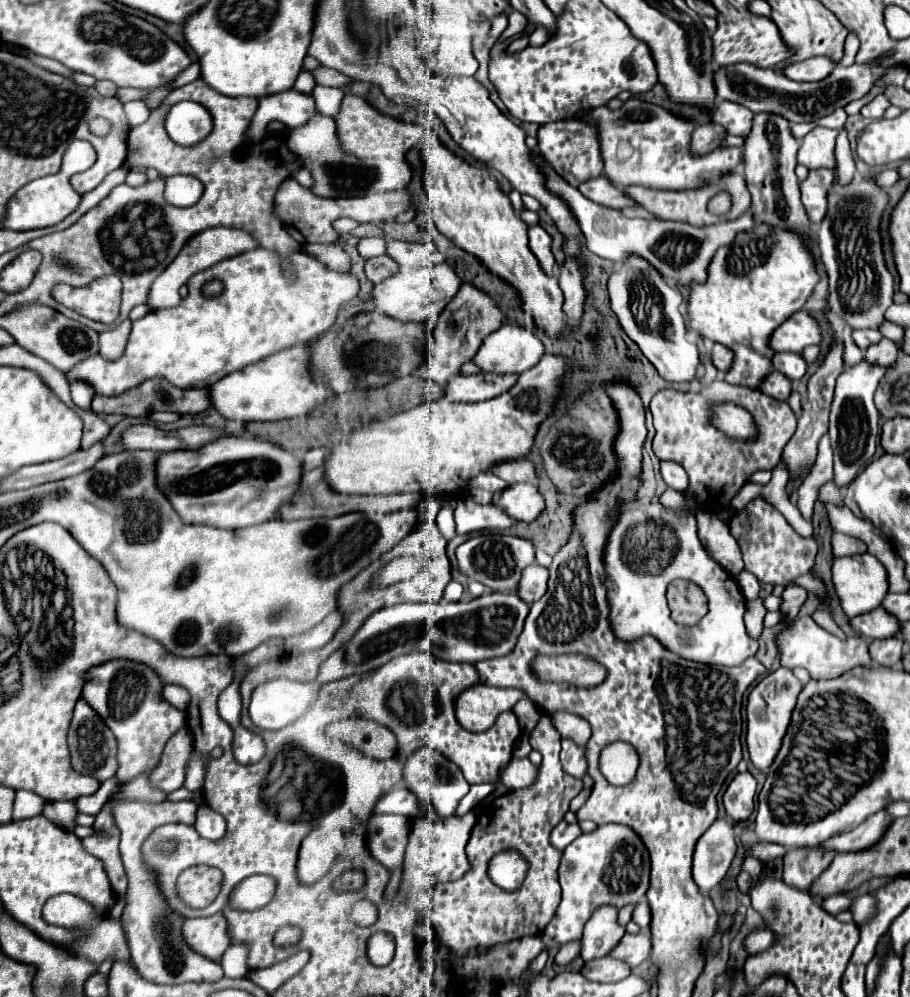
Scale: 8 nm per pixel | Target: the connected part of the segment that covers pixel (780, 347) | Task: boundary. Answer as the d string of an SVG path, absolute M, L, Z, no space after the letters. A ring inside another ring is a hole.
M795 312L789 316L769 338L769 348L779 354L779 352L801 352L809 344L819 344L821 340L821 330L817 322L805 312Z

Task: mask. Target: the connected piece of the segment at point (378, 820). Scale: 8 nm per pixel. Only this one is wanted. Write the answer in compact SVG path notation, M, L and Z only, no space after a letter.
M373 814L367 824L371 856L387 870L403 870L411 820L399 814Z

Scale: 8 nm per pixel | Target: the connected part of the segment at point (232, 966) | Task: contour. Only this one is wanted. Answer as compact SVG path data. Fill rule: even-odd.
M229 946L229 950L223 954L221 966L225 970L225 976L229 978L243 978L247 976L247 948L245 946Z

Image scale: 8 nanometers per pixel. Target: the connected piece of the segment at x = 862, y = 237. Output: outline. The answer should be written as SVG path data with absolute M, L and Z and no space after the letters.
M869 178L855 180L849 186L835 184L829 198L827 216L821 222L821 228L817 232L819 238L819 250L823 264L827 268L829 276L829 308L837 312L851 328L877 328L885 318L887 306L893 304L893 276L885 268L883 252L881 252L881 238L879 238L879 218L883 212L883 206L887 204L887 194L877 188Z

